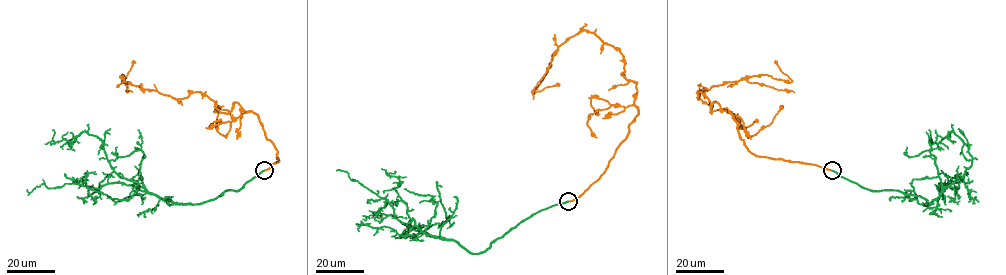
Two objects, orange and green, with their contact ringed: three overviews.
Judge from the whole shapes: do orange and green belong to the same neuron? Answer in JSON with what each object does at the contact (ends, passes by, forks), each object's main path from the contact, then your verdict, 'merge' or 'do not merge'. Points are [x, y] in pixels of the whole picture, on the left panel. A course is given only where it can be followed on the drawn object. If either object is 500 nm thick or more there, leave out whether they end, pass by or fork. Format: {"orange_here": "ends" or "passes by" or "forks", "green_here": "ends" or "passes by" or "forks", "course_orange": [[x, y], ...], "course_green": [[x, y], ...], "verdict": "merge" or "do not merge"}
{"orange_here": "ends", "green_here": "ends", "course_orange": [[263, 170], [277, 151], [257, 116], [123, 82], [133, 60]], "course_green": [[263, 170], [239, 190], [175, 204], [120, 177], [96, 136], [83, 131], [69, 144], [56, 142], [52, 130]], "verdict": "merge"}

